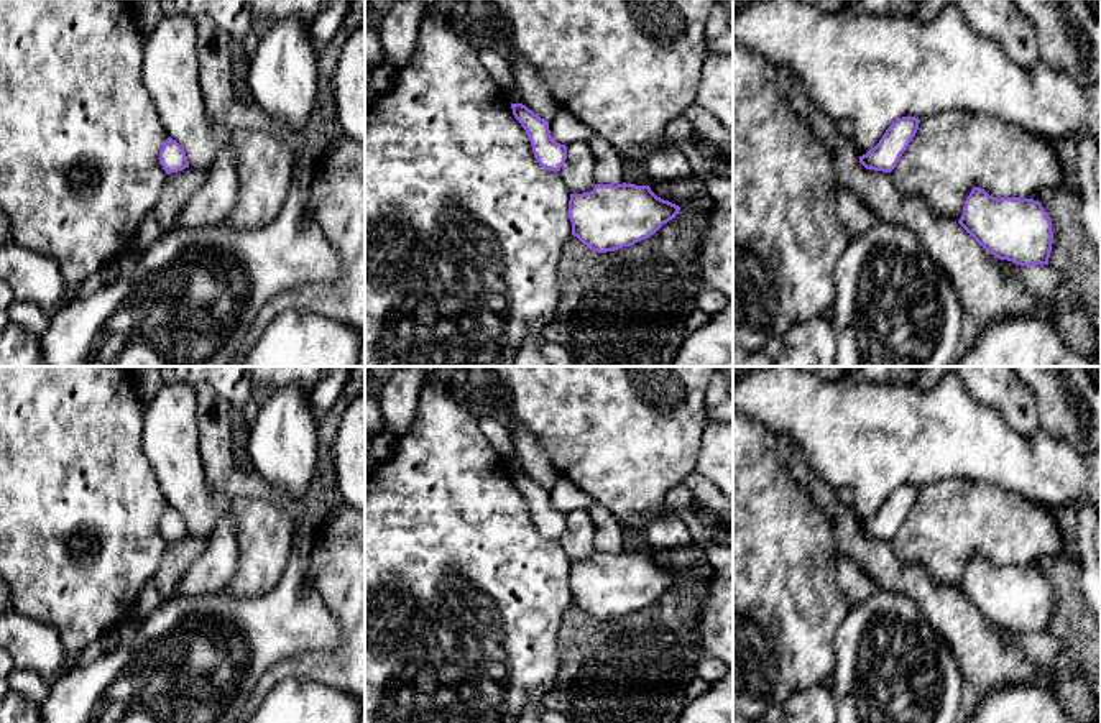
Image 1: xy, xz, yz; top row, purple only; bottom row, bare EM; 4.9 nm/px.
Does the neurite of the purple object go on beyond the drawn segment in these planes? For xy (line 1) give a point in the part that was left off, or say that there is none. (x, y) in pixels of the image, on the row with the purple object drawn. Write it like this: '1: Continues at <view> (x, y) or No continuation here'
1: No continuation here

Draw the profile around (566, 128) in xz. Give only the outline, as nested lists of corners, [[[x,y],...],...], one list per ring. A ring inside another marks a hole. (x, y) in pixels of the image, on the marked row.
[[[560,110],[550,122],[552,140],[569,146],[574,141],[588,141],[593,130],[567,110]]]

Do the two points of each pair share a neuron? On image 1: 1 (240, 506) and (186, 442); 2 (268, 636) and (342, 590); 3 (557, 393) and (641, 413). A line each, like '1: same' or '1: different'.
1: different
2: different
3: same

